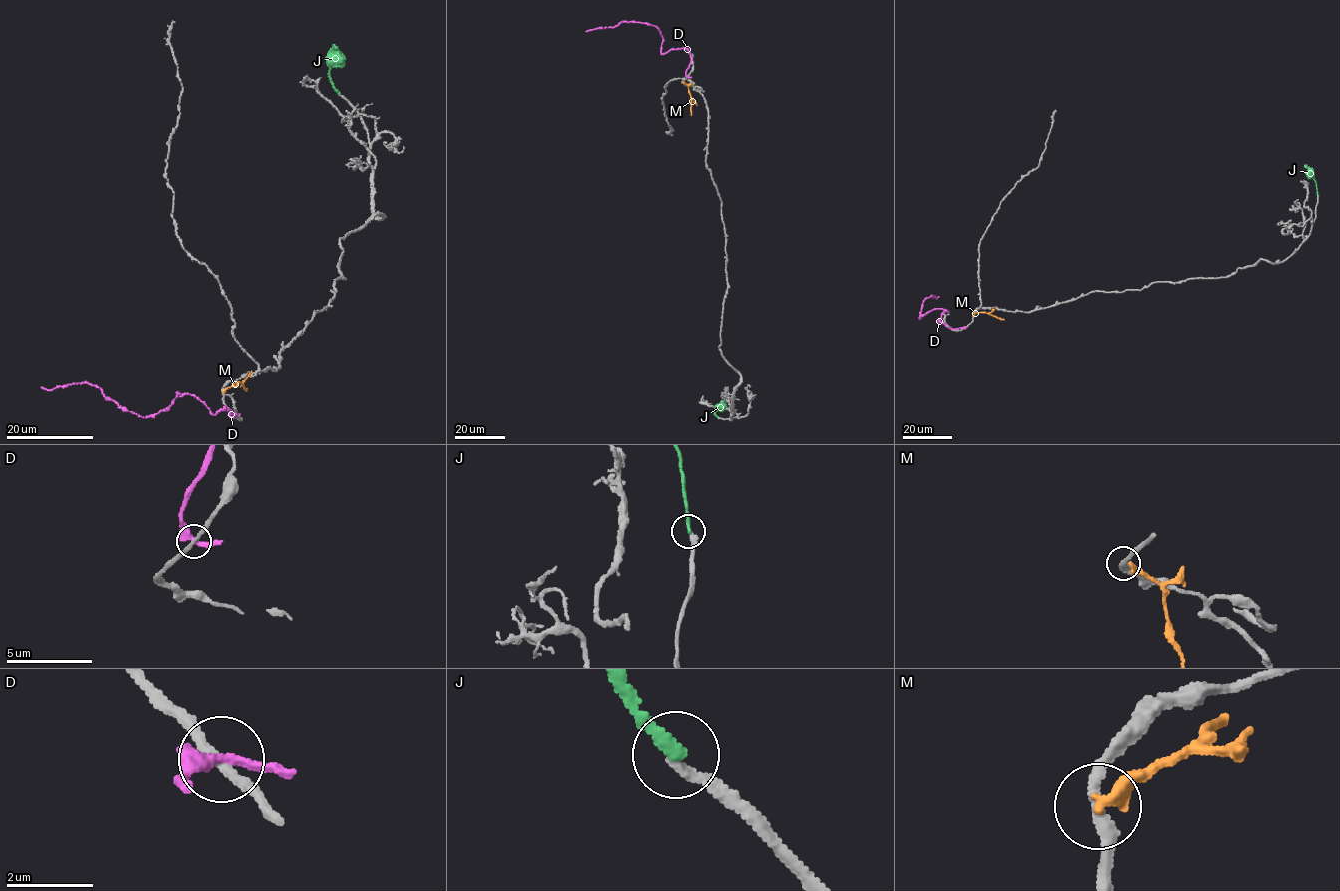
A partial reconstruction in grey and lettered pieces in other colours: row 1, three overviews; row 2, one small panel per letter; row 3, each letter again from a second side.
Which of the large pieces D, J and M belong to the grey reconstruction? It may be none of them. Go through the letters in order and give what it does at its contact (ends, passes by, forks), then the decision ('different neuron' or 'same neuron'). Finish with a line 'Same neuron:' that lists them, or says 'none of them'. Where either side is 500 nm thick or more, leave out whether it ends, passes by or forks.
D: it passes by | different neuron
J: it ends | different neuron
M: it ends | different neuron
Same neuron: none of them

